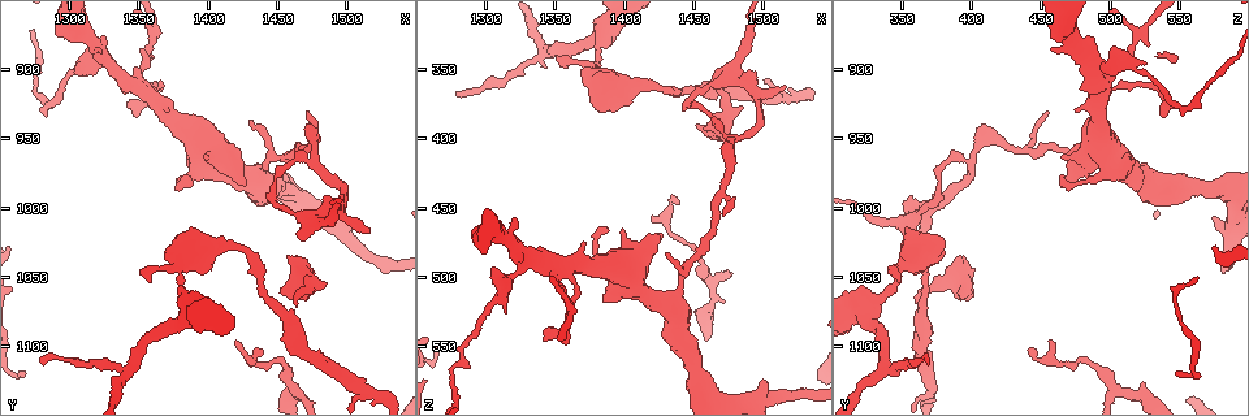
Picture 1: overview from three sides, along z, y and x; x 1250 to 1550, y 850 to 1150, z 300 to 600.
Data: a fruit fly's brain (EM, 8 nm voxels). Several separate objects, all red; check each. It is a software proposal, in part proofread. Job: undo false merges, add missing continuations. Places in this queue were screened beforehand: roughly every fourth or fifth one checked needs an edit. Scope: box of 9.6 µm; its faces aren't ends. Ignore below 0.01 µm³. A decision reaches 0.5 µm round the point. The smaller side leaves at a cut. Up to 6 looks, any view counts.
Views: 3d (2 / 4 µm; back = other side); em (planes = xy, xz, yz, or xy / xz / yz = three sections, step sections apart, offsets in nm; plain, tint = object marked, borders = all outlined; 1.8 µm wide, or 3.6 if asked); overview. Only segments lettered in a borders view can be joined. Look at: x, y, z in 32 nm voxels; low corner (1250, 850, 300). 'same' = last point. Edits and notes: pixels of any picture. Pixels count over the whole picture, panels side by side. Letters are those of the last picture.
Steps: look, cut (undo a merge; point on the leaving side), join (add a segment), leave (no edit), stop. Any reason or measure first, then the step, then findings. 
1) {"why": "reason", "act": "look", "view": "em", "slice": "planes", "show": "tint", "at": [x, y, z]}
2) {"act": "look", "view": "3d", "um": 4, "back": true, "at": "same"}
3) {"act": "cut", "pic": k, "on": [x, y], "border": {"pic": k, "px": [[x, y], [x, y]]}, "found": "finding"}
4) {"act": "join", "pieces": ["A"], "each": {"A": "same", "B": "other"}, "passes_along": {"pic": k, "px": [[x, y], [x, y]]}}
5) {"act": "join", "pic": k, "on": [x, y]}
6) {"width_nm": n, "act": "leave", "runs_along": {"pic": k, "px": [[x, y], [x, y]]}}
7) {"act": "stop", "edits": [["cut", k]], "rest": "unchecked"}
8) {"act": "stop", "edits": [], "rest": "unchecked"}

{"why": "a narrow waist", "act": "look", "view": "em", "slice": "xz", "step": 8, "show": "tint", "at": [1380, 1036, 356]}

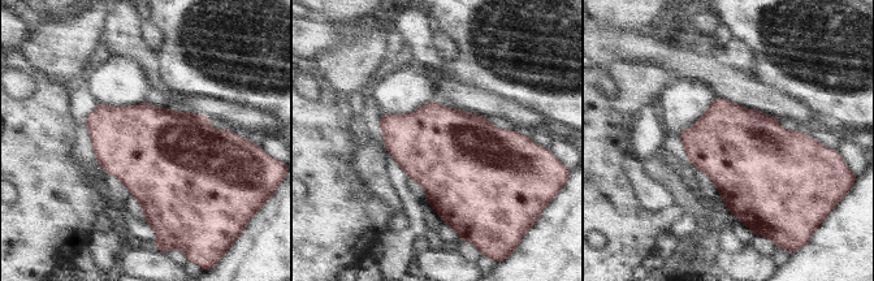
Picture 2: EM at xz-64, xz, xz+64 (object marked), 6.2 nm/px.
{"act": "look", "view": "em", "slice": "planes", "show": "tint", "at": "same"}

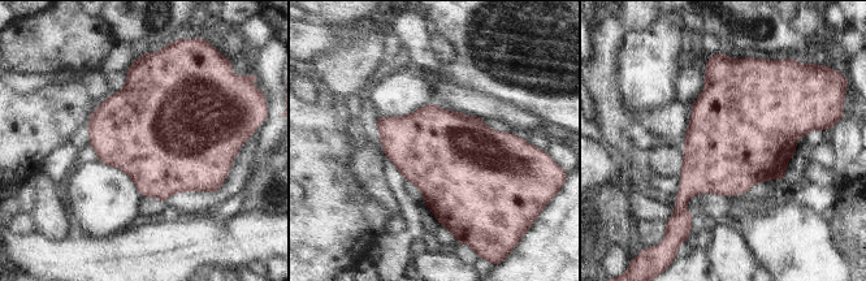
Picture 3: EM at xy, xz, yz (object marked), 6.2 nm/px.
{"why": "what lies round it", "act": "look", "view": "em", "slice": "planes", "show": "borders", "at": "same"}

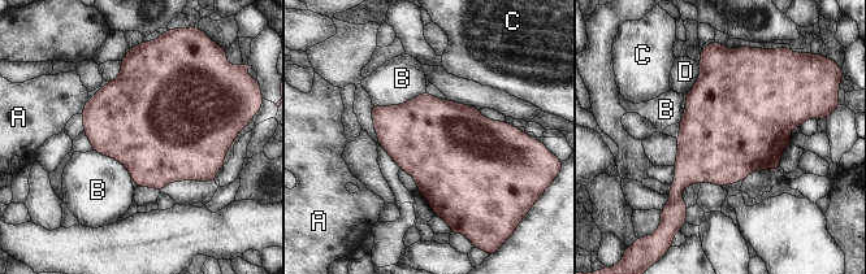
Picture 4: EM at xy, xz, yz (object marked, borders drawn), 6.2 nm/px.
{"width_nm": 600, "longest_contact_nm": ["B", 340], "act": "cut", "pic": 4, "on": [674, 213], "each": {"A": "other", "B": "other", "C": "other", "D": "other"}, "found": "a second cell is stuck on"}

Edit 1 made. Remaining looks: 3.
{"act": "look", "view": "overview"}

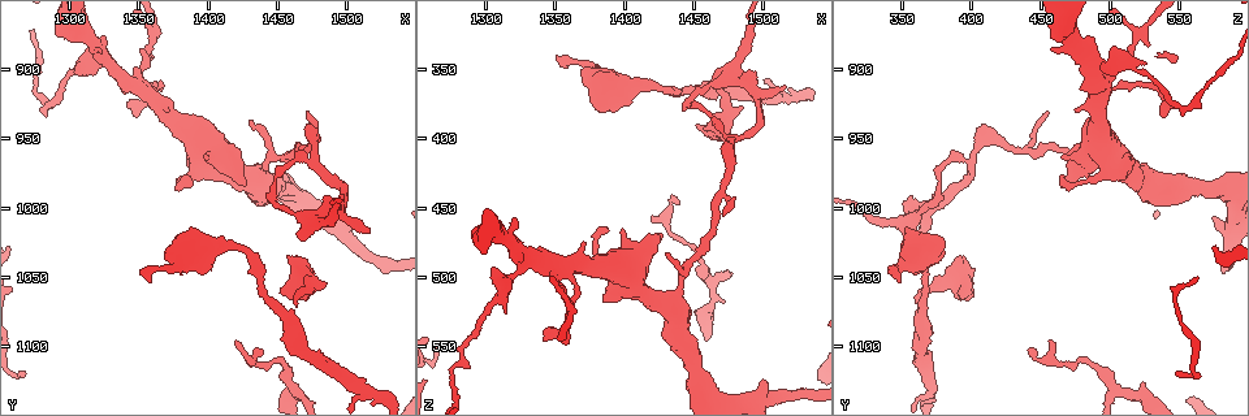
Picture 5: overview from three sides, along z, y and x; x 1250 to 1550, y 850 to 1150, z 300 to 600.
{"why": "calibre changes", "act": "look", "view": "em", "slice": "planes", "show": "tint", "at": [1304, 902, 522]}

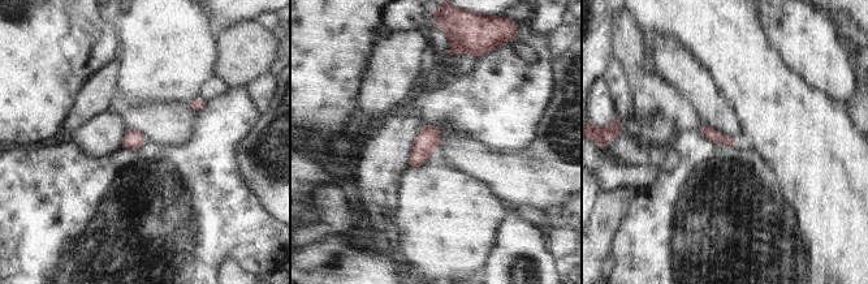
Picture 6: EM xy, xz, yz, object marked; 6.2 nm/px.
{"why": "what lies round it", "act": "look", "view": "em", "slice": "planes", "show": "borders", "at": "same"}

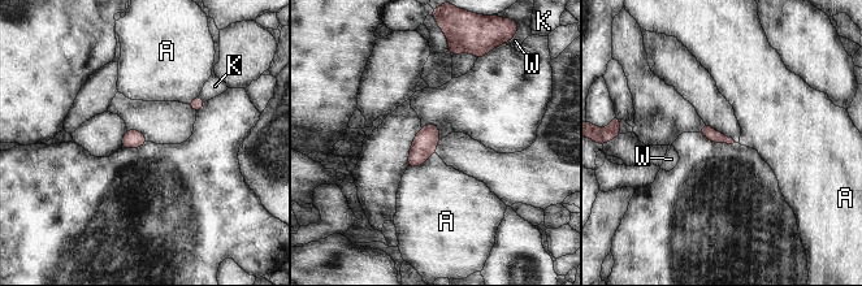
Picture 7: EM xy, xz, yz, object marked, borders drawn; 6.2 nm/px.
{"width_nm": 80, "act": "leave", "each": {"A": "other", "K": "other", "W": "other"}, "border": {"pic": 7, "px": [[434, 152], [421, 164], [408, 167]]}, "found": "continuous, no second cell"}

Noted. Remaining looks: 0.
{"act": "stop", "edits": [["cut", 4]], "rest": "unchecked"}

